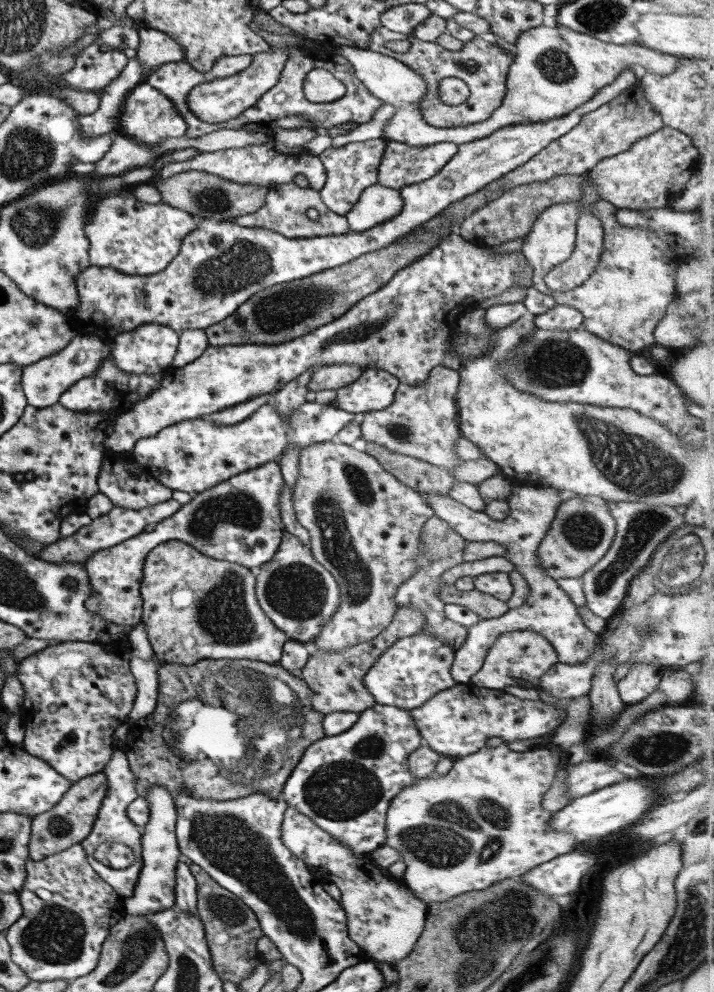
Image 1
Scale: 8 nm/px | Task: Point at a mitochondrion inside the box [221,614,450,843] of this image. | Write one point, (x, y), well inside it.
(343, 789)

